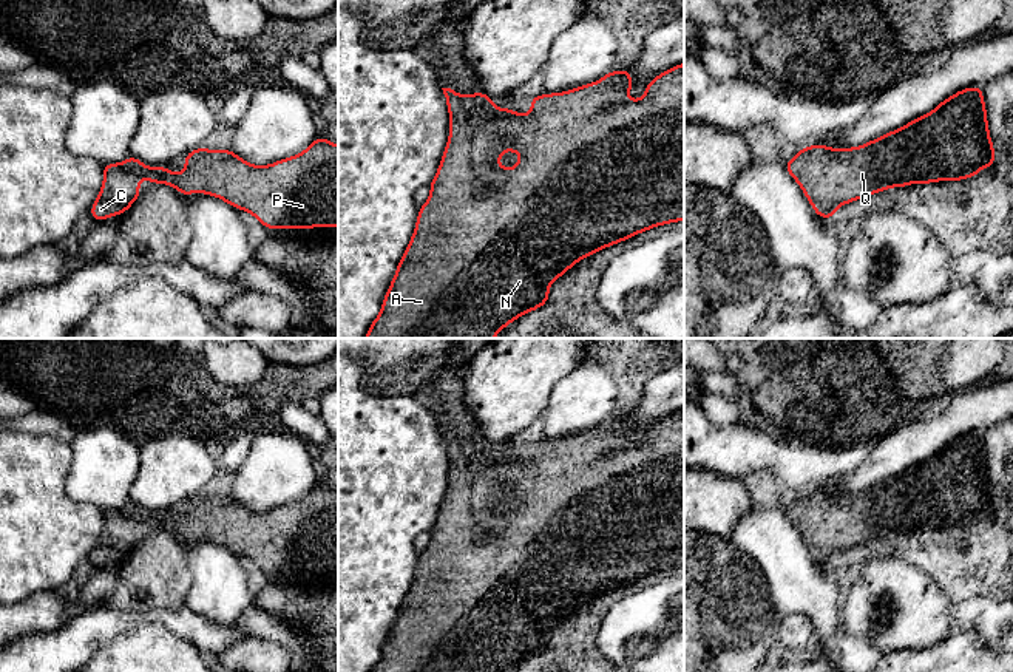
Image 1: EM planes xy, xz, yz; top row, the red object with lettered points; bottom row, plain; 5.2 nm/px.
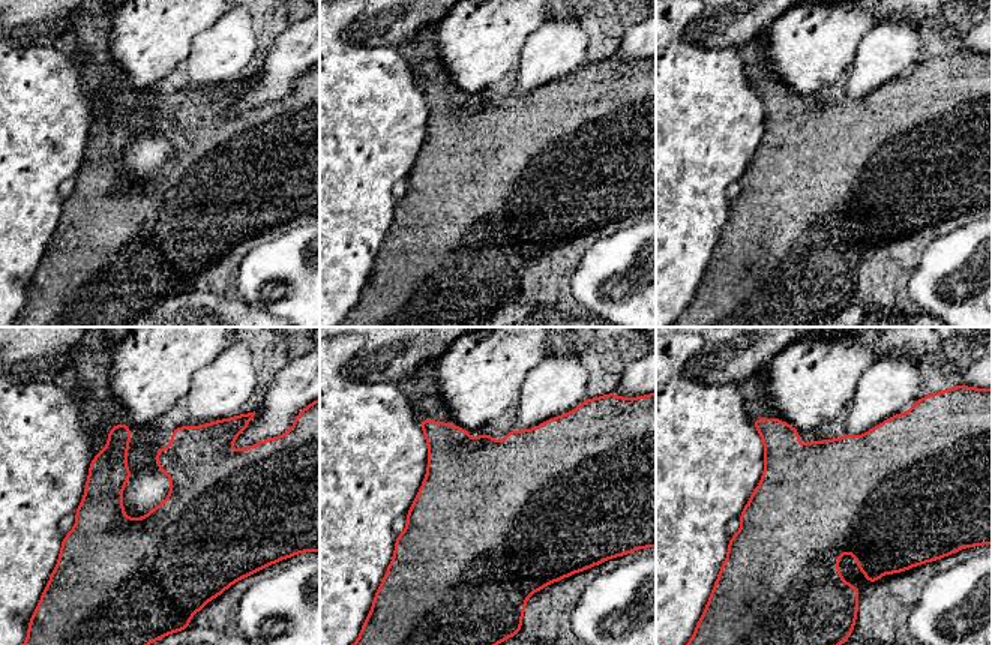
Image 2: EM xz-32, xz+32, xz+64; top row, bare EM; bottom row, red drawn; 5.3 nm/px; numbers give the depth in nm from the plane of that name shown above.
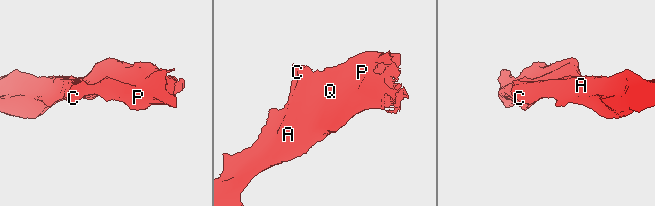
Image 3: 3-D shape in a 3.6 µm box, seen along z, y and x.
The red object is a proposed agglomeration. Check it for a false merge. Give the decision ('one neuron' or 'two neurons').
one neuron

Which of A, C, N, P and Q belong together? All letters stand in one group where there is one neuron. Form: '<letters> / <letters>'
A C N P Q

